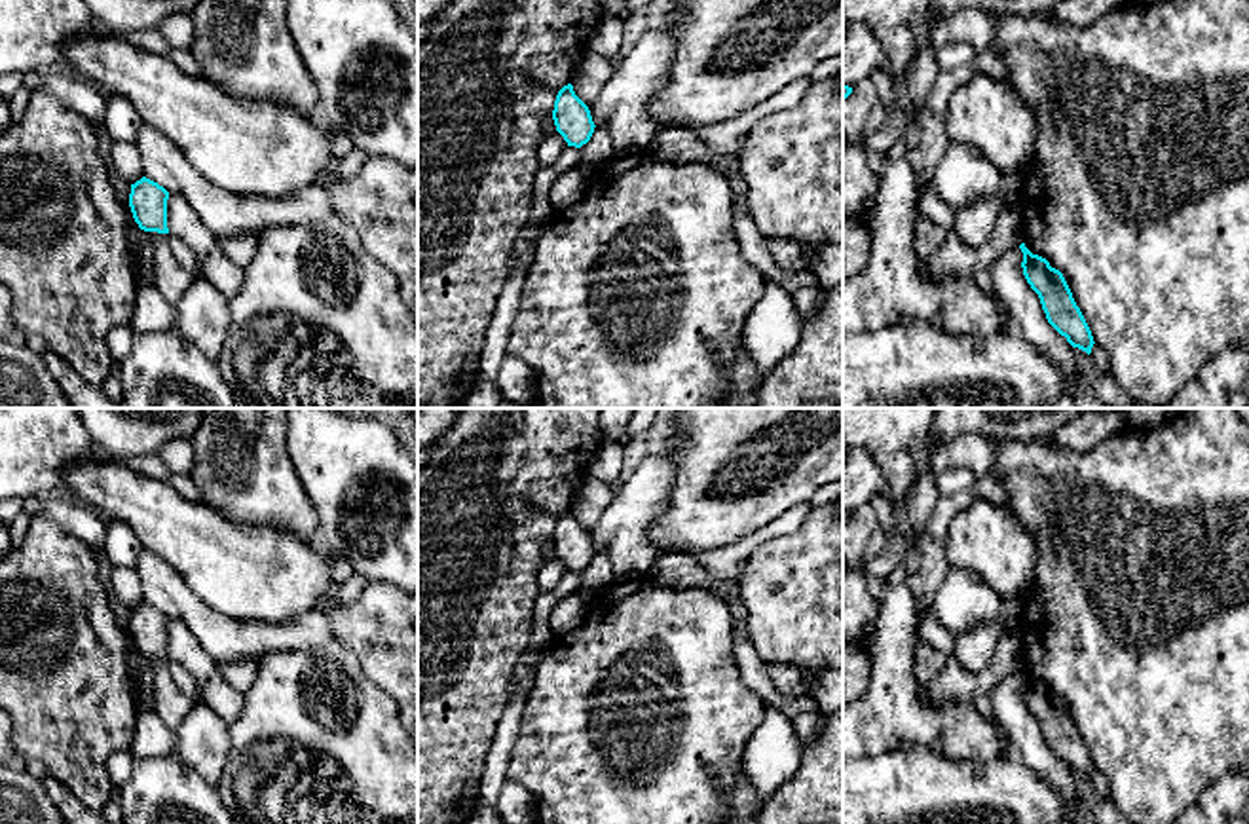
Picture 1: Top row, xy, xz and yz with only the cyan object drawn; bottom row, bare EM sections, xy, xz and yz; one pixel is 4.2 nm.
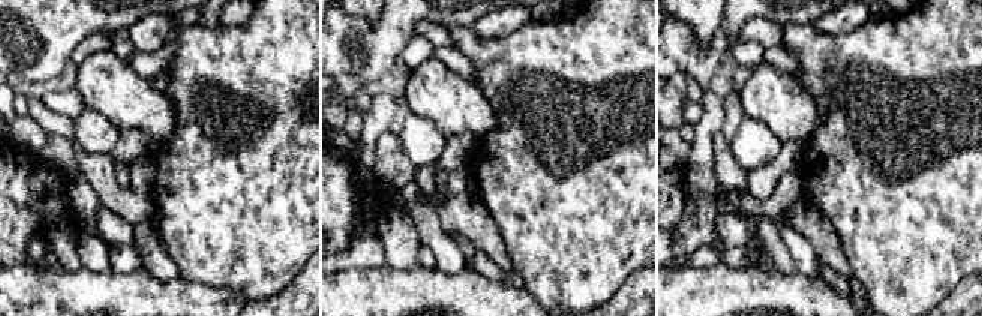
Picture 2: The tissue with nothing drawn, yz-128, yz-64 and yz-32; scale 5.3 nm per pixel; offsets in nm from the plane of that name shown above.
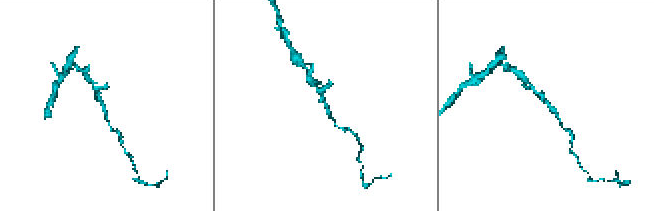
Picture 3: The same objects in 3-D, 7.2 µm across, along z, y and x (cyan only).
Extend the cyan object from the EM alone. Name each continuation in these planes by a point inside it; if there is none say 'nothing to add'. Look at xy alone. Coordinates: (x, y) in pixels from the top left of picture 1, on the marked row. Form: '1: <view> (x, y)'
nothing to add

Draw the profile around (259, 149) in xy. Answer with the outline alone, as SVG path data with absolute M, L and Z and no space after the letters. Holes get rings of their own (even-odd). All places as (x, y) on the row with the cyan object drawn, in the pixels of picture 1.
M99 32L82 36L63 46L63 57L68 70L95 84L108 95L125 97L144 125L163 133L196 171L233 196L285 197L298 194L315 186L321 177L332 178L338 163L353 150L345 133L330 131L315 116L308 118L285 104L235 97L201 76L186 76L169 57L133 47L118 34Z

